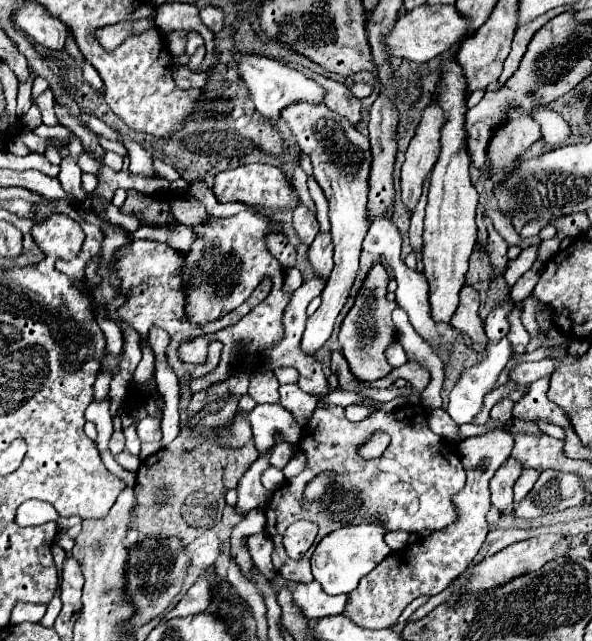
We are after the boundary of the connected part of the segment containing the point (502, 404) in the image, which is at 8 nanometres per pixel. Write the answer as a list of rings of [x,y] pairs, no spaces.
[[[508,398],[498,401],[490,411],[490,418],[505,424],[512,417],[514,402]]]

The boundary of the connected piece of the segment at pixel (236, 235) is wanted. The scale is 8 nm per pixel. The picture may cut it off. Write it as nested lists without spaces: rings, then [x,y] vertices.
[[[254,209],[240,211],[232,217],[222,219],[208,215],[204,223],[194,225],[192,229],[196,233],[196,241],[192,243],[190,251],[184,253],[186,271],[182,273],[188,319],[196,325],[206,325],[224,317],[226,313],[242,305],[258,287],[258,283],[268,277],[274,283],[274,291],[268,299],[268,311],[262,311],[262,325],[268,325],[262,327],[262,351],[272,343],[278,343],[282,337],[282,315],[292,299],[292,293],[282,291],[284,269],[266,247],[266,235],[276,233],[276,229],[270,225],[270,217],[256,213]]]

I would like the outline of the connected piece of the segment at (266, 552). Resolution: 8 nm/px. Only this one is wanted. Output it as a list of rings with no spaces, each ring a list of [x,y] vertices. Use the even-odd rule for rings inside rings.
[[[262,532],[249,537],[247,547],[255,566],[268,580],[274,579],[277,574],[271,559],[274,545],[267,533]]]

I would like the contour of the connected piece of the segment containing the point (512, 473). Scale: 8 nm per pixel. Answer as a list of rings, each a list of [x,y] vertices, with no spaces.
[[[512,457],[500,465],[500,469],[496,471],[496,475],[490,481],[490,501],[492,507],[496,507],[500,513],[510,515],[512,513],[512,487],[516,483],[516,479],[520,477],[522,469],[520,465],[516,465],[516,461],[512,461]]]

